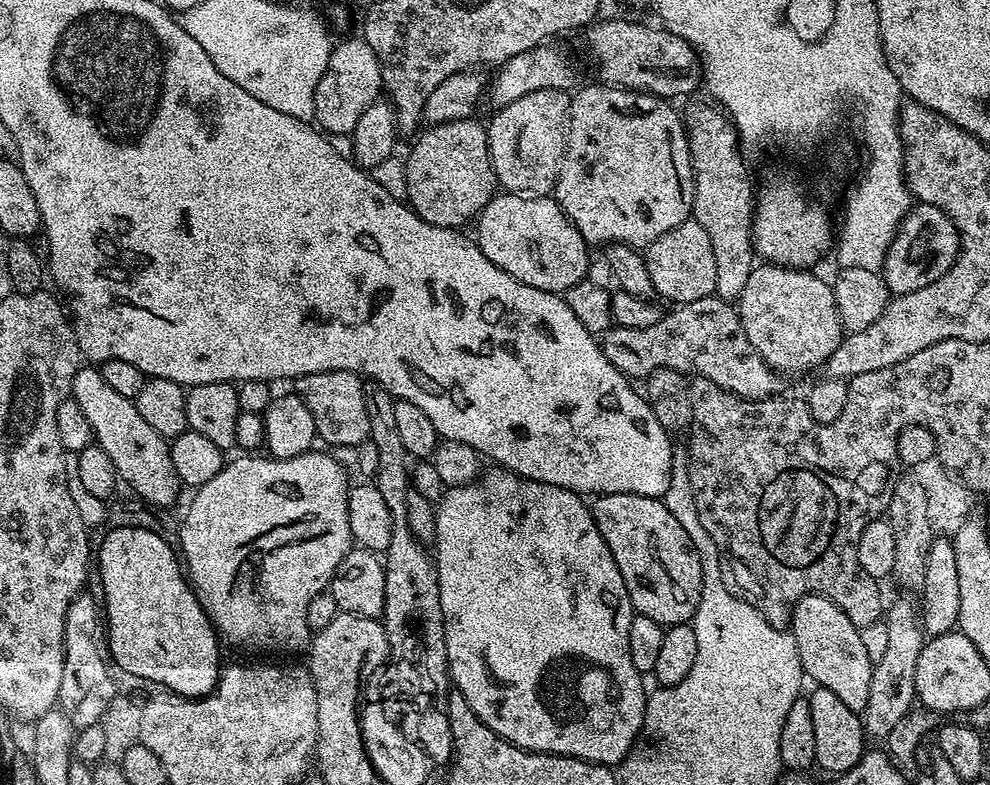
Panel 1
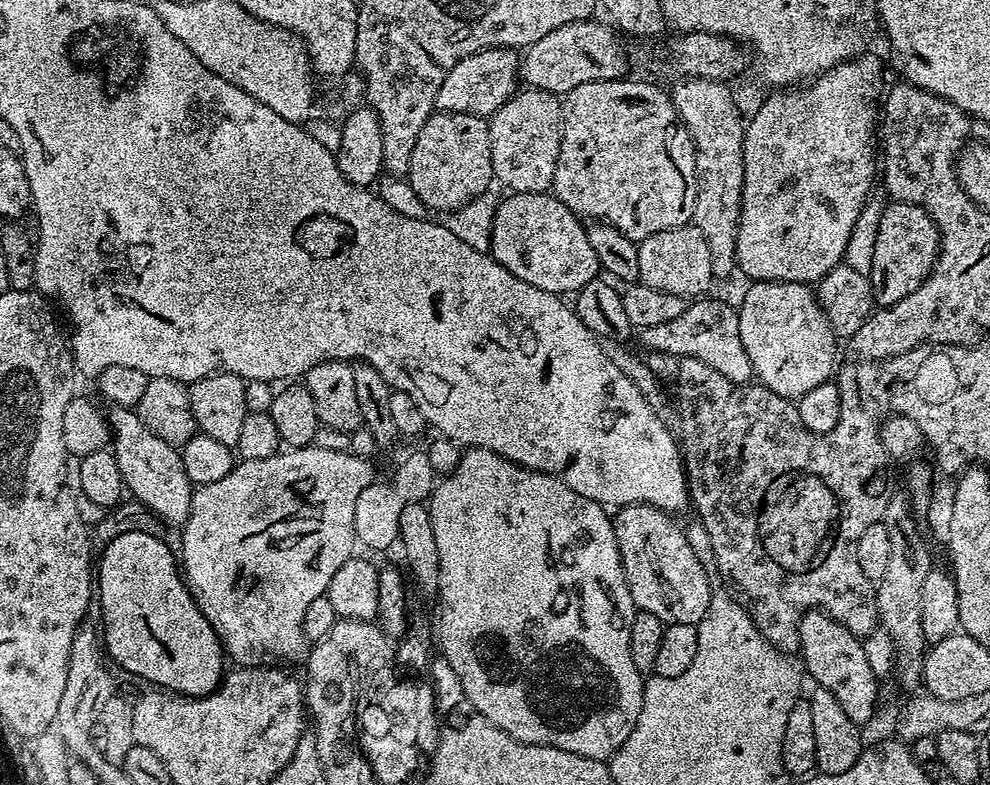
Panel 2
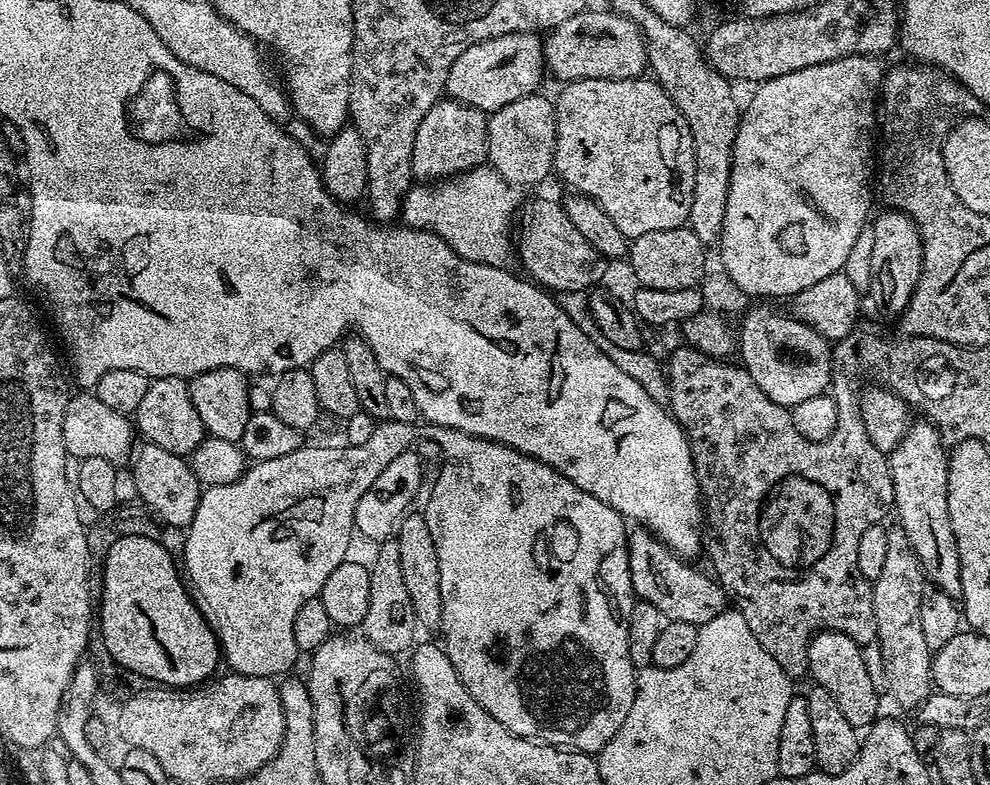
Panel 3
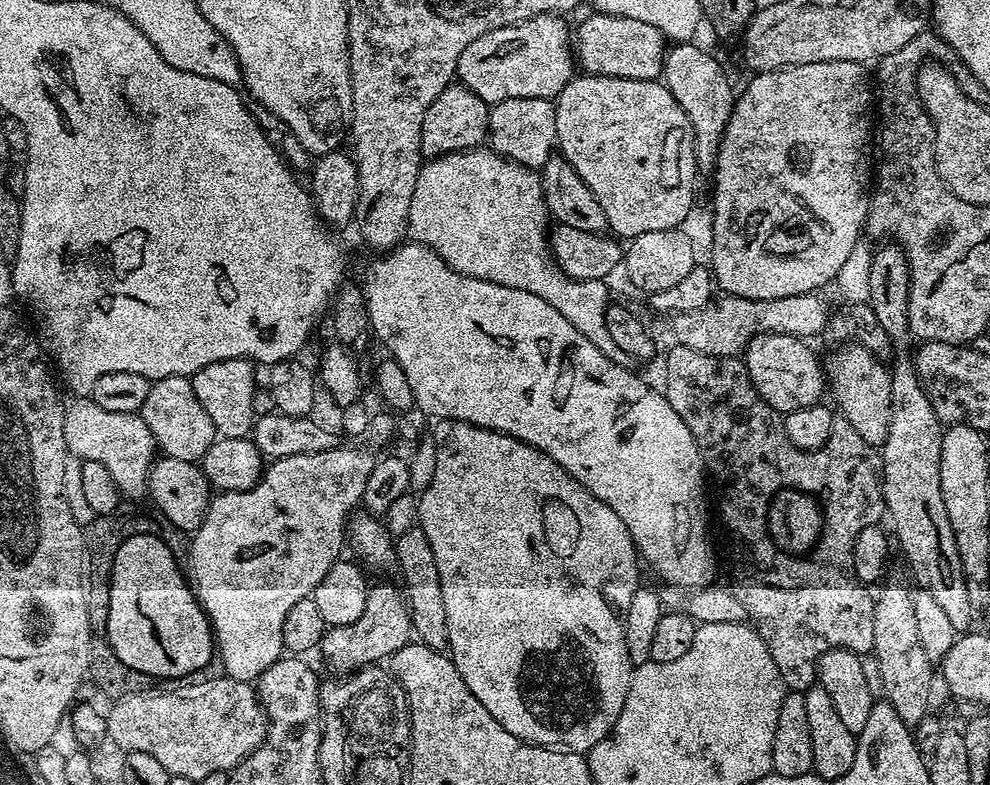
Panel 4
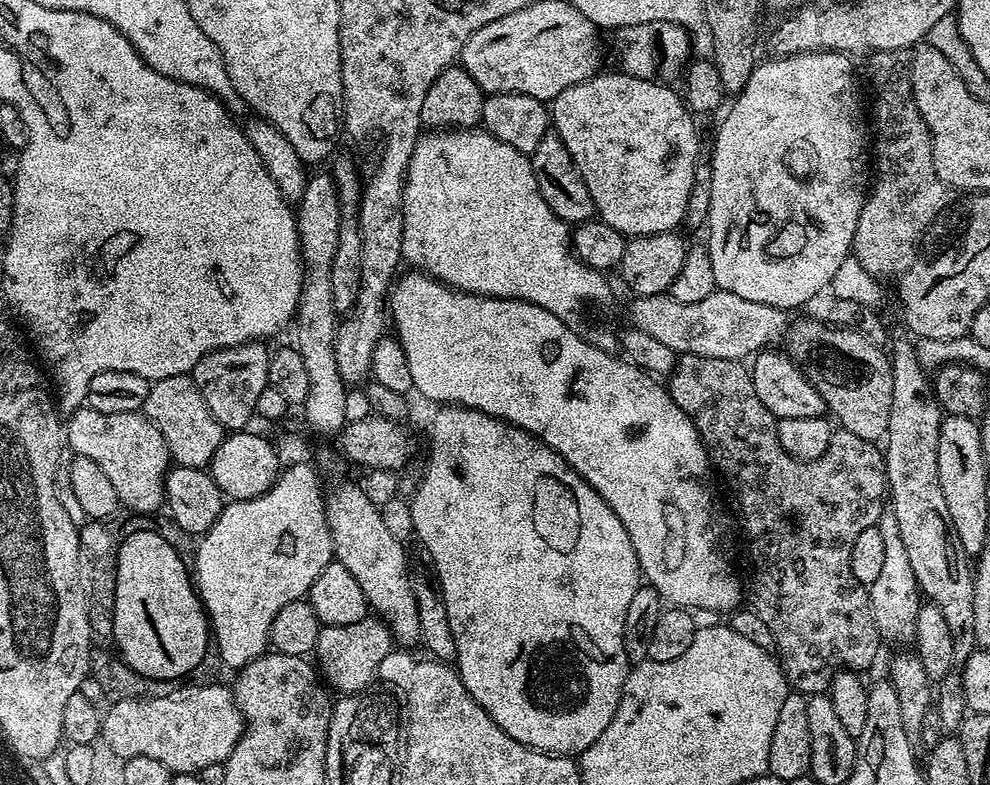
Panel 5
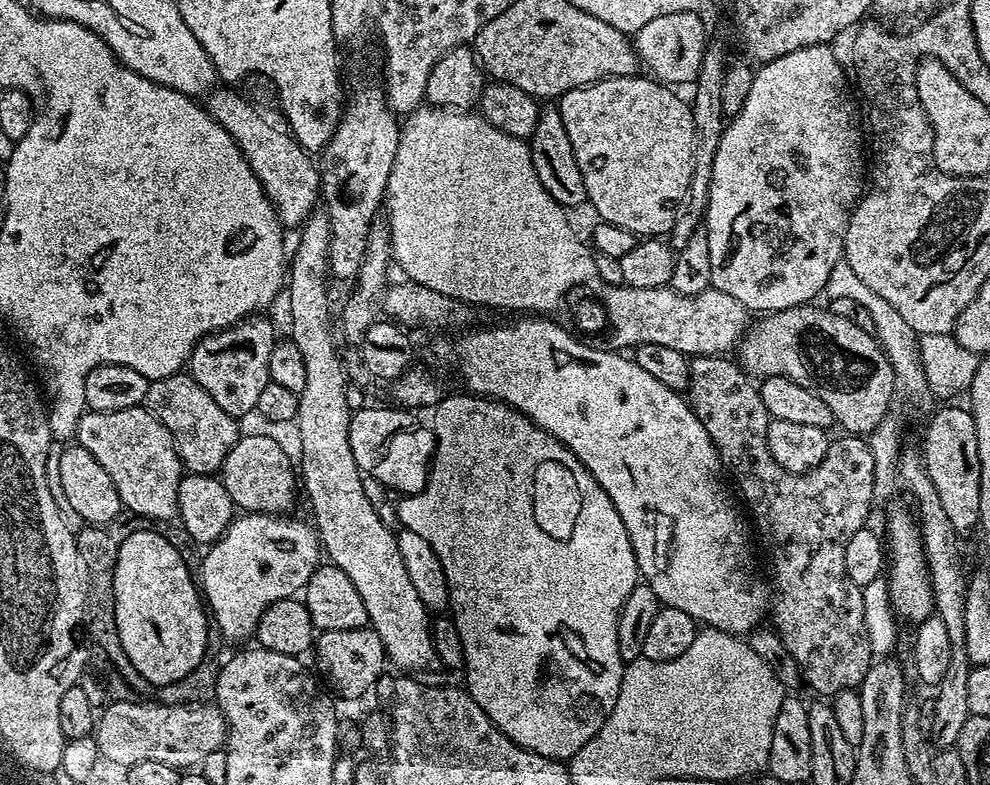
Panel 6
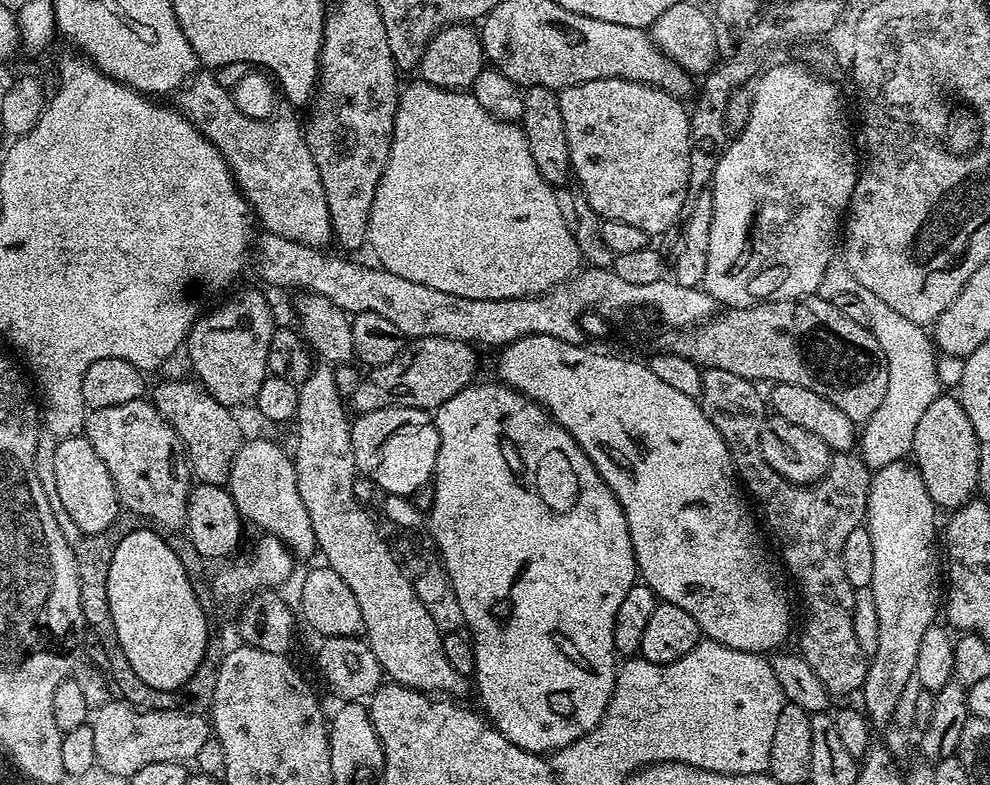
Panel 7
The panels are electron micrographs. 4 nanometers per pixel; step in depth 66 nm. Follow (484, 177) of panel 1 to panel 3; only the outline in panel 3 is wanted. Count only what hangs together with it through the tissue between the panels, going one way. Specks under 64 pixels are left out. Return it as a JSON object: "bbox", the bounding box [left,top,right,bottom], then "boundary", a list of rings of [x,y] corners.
{"bbox":[412,98,488,182],"boundary":[[[451,98],[437,100],[414,134],[412,174],[417,181],[435,182],[479,168],[488,159],[488,116],[469,104]]]}

